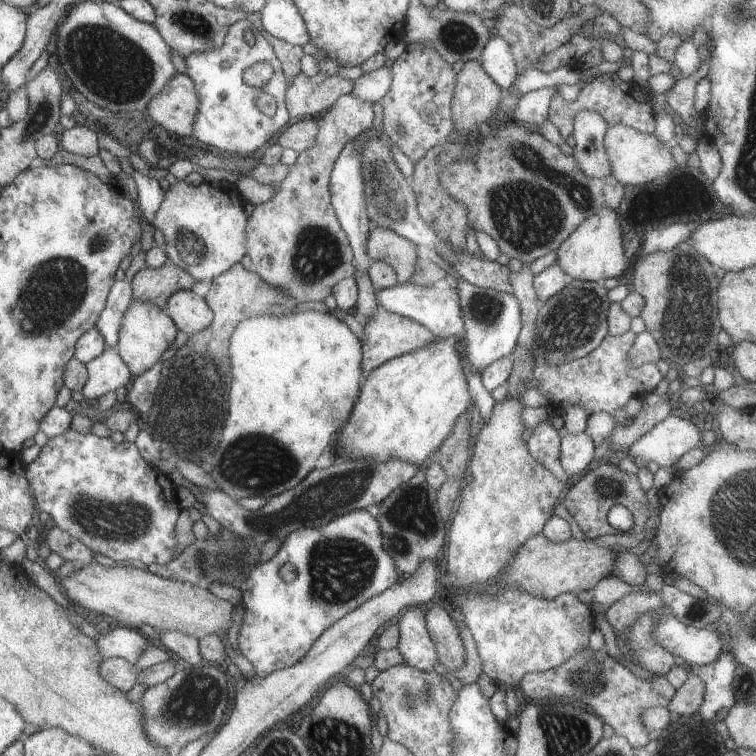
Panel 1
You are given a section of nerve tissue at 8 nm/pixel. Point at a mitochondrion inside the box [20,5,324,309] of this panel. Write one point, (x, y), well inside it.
(124, 71)

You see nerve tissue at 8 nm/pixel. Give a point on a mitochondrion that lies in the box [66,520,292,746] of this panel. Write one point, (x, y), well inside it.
(195, 702)

